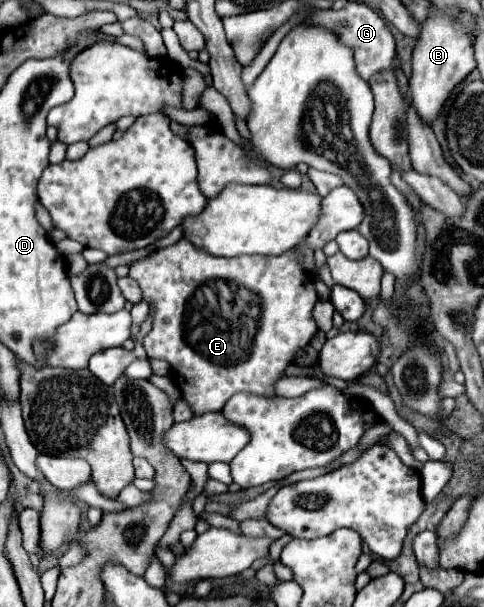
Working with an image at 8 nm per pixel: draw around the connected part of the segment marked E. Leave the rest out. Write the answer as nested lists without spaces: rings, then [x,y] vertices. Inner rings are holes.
[[[181,238],[167,248],[155,250],[149,258],[131,264],[129,276],[139,282],[143,298],[155,306],[153,330],[143,340],[147,356],[171,364],[183,400],[195,416],[221,410],[225,402],[239,392],[275,398],[275,382],[285,376],[297,352],[305,348],[317,332],[313,308],[319,298],[313,276],[301,266],[295,250],[281,256],[237,256],[225,260]]]

